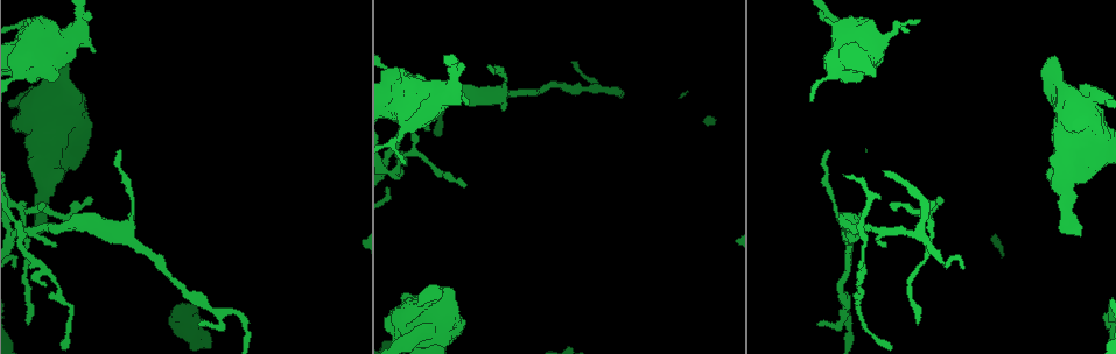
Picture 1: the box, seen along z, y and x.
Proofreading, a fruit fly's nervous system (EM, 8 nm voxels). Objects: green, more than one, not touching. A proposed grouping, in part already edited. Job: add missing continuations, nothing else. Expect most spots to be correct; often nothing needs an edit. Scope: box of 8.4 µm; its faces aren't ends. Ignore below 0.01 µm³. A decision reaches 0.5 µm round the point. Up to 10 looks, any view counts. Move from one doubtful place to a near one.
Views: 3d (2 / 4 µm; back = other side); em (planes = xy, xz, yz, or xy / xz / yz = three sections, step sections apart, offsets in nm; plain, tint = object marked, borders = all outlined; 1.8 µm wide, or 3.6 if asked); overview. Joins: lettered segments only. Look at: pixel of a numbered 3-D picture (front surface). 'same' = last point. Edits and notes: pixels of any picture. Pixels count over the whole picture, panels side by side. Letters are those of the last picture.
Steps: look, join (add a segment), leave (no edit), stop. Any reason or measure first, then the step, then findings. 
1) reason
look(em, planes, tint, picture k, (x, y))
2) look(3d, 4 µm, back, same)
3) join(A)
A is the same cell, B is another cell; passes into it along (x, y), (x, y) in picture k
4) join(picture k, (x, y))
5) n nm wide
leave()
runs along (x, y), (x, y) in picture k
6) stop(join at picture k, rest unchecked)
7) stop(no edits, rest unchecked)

tapers out
look(em, xy, step 16, borders, picture 1, (121, 151))

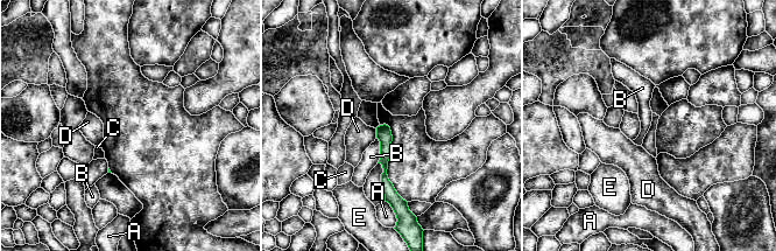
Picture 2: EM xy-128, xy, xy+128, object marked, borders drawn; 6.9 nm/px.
B touches over 180 nm
leave()
A, B, C, D and E are other cells; border along (376, 137), (379, 141), (378, 162) in picture 2; none of them fits

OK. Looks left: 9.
calibre changes
look(em, planes, plain, picture 1, (827, 12))

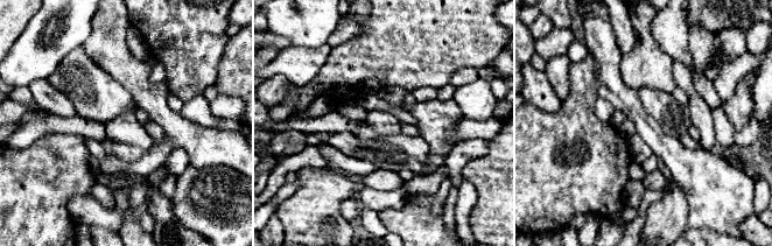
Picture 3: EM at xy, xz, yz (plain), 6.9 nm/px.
what lies round it
look(em, planes, borders, same)

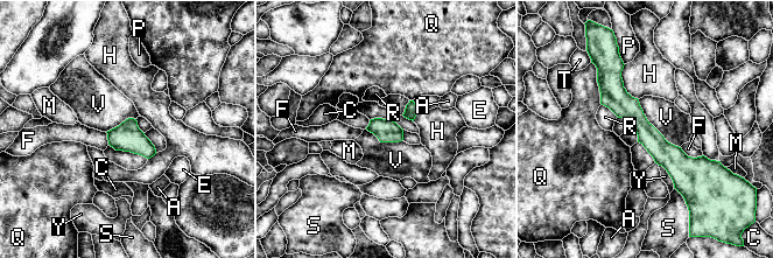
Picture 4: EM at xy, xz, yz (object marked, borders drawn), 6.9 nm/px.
150 nm wide
leave()
A, C, E, F, H, M, P, Q, R, S, T, V and Y are other cells; runs along (611, 71), (683, 190) in picture 4; none of them fits

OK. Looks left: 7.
sudden change in width
look(3d, 4 µm, picture 1, (20, 210))

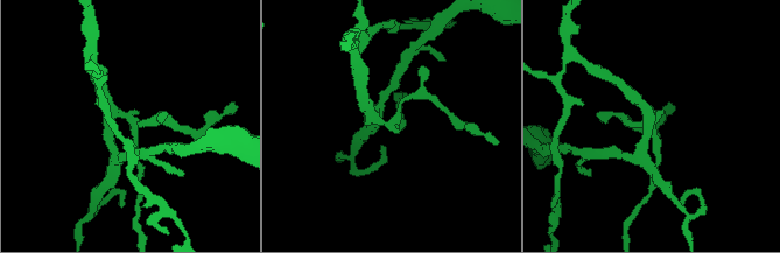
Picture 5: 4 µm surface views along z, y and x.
4 arms
look(em, 3.6 µm, yz, step 8, tint, picture 5, (394, 122))

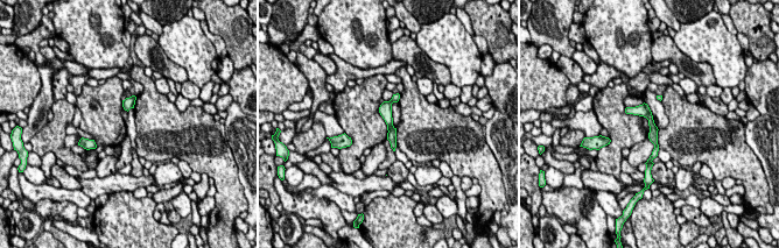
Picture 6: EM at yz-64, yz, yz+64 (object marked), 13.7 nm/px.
another direction
look(em, 3.6 µm, planes, borders, same)

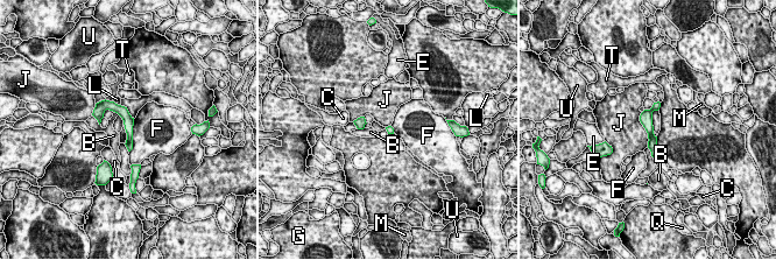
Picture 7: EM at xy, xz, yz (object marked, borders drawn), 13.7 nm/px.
100 nm wide
leave()
B, C, E, F, G, J, L, M, Q, T and U are other cells; runs along (106, 104), (127, 118), (129, 146) in picture 7; no lettered segment goes on from it

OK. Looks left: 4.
thin neck
look(em, xy, step 4, tint, picture 1, (862, 289))

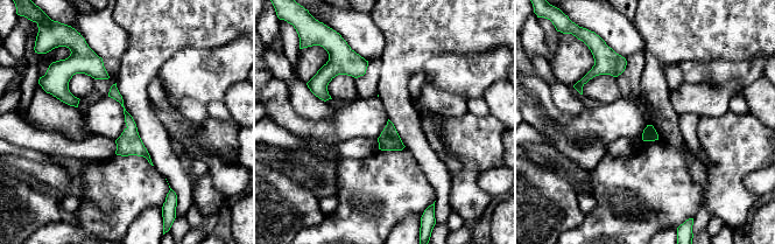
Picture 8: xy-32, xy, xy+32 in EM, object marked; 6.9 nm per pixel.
look(em, planes, borders, same)

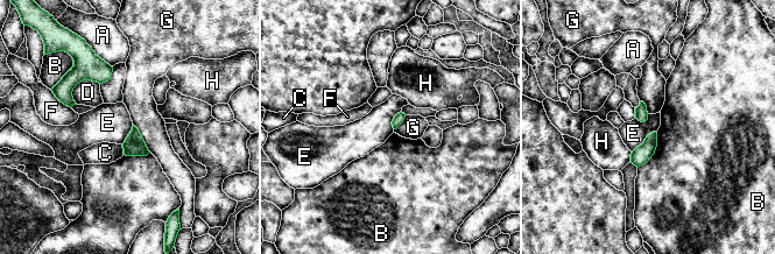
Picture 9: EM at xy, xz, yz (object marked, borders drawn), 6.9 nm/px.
leave()
A, B, C, D, E, F, G and H are other cells; border along (656, 132), (652, 132), (632, 152) in picture 9; none of them fits

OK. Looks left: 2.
stop(no edits, rest unchecked)

